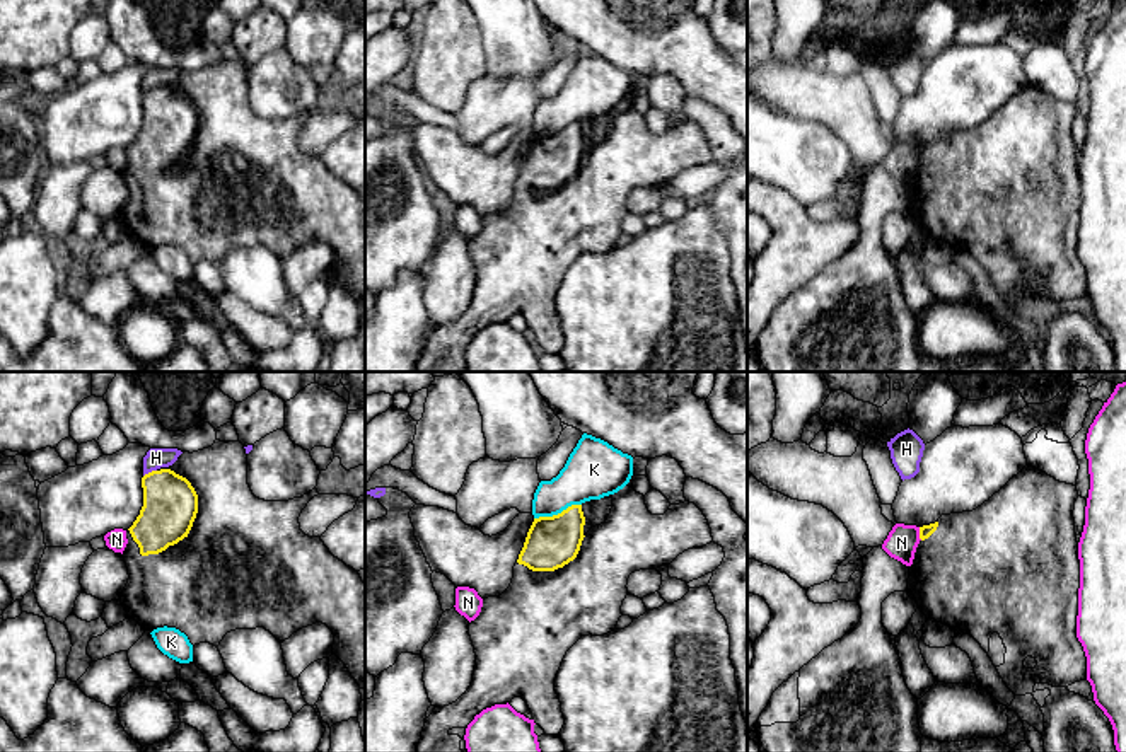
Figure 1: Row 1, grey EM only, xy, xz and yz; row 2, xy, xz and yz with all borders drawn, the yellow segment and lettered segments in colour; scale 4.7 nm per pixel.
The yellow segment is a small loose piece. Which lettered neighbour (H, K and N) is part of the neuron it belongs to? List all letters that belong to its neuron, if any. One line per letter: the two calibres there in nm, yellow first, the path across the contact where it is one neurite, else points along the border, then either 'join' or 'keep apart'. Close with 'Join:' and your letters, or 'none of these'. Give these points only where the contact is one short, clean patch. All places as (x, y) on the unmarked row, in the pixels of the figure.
H: 260 nm thick on the yellow side, 100 nm on the other; border along xy (156, 87), (144, 94); keep apart
K: 240 nm thick on the yellow side, 260 nm on the other; border along xz (580, 121), (572, 121), (557, 132), (534, 137); keep apart
N: 60 nm thick on the yellow side, 150 nm on the other; border along yz (918, 145), (922, 157); keep apart
Join: none of these

